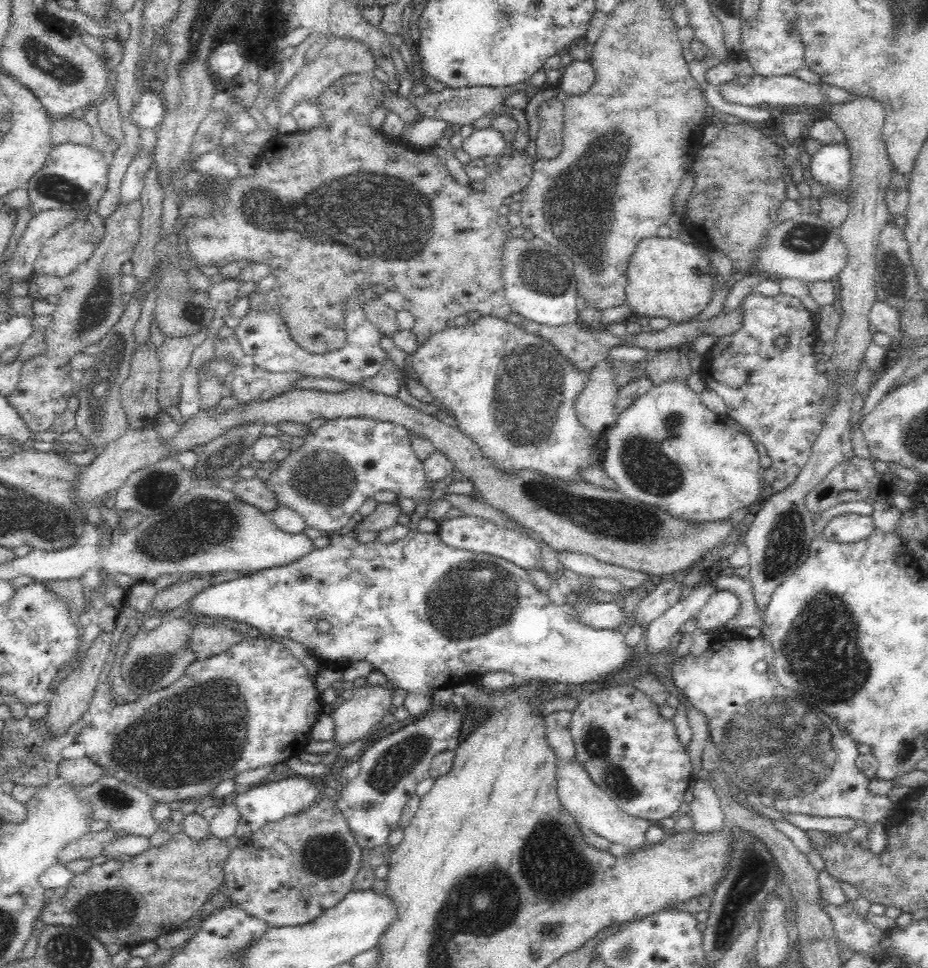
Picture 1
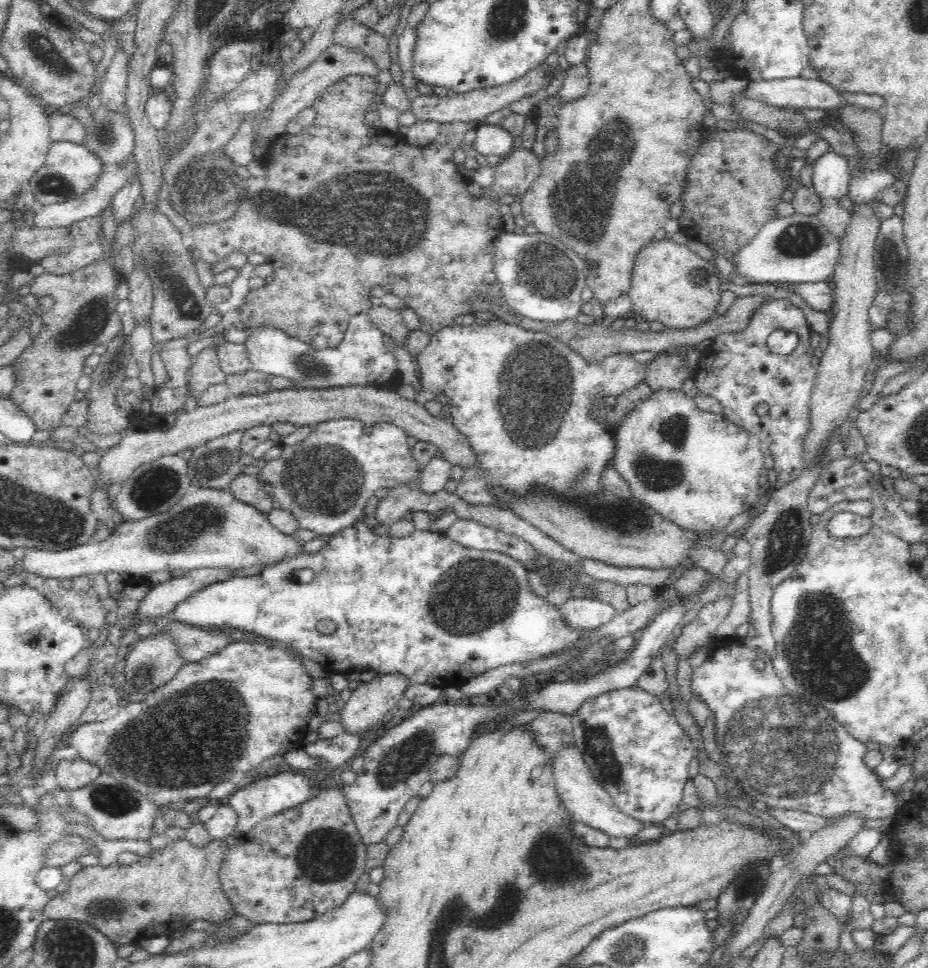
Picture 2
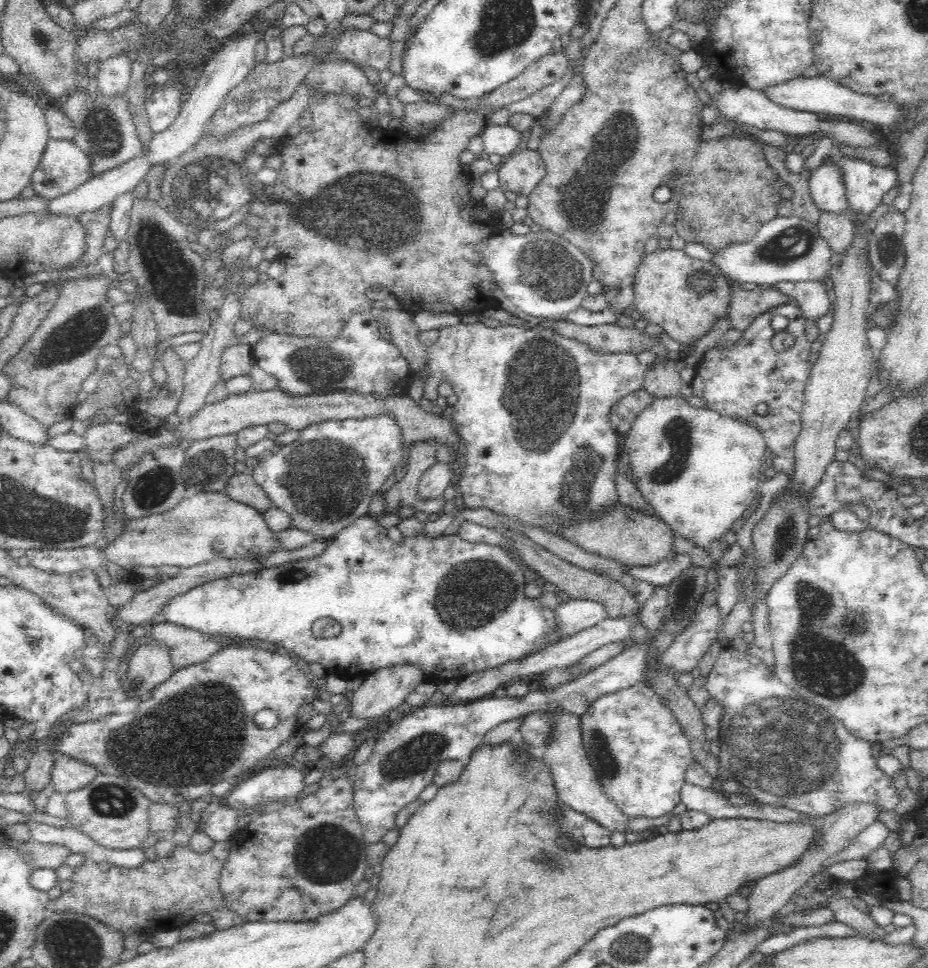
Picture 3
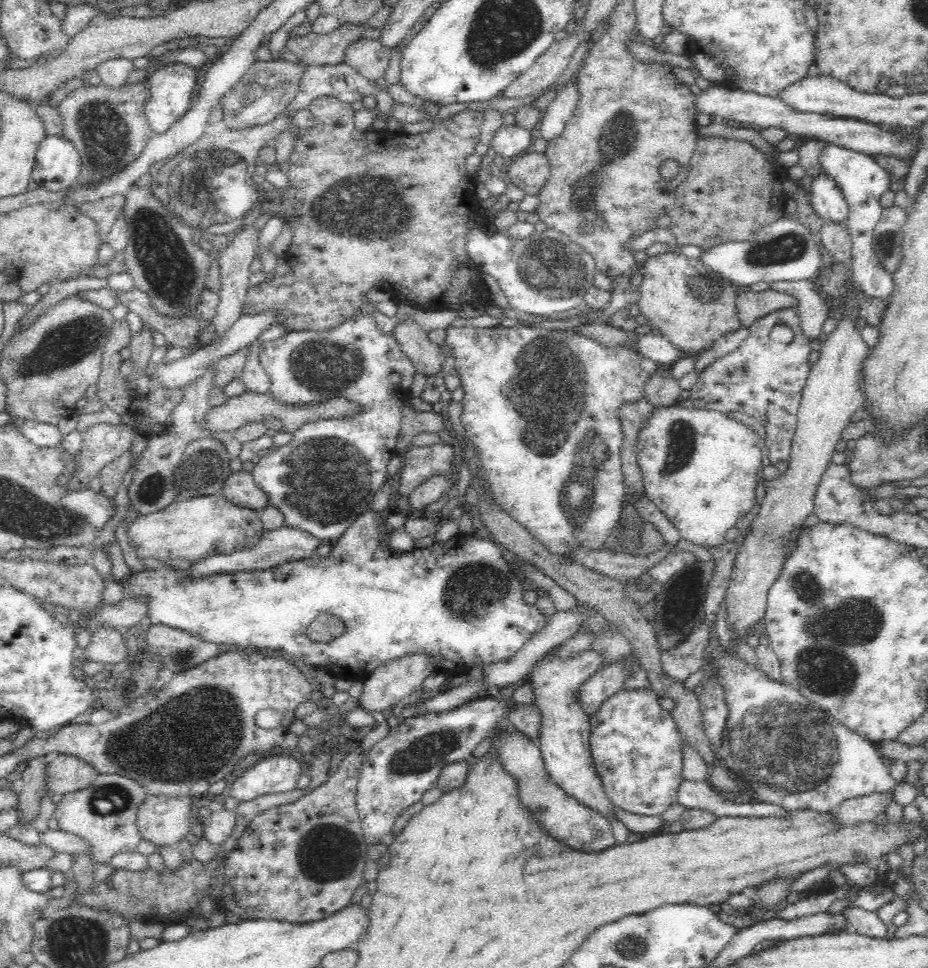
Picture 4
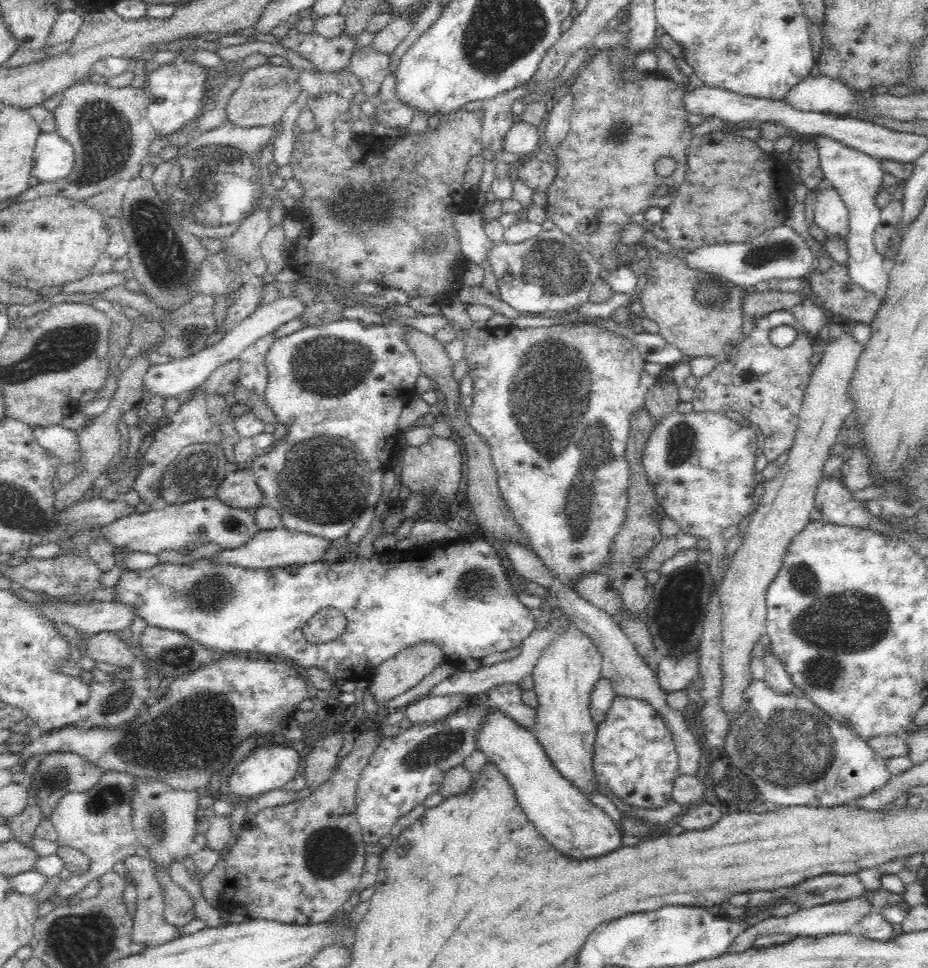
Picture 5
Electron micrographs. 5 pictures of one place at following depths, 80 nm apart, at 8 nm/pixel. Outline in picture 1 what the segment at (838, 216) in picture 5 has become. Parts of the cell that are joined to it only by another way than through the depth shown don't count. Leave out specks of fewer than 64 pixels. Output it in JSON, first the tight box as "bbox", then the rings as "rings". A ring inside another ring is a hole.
{"bbox":[811,142,851,191],"rings":[[[848,142],[822,144],[811,156],[812,176],[826,191],[847,191],[851,174],[851,153]]]}

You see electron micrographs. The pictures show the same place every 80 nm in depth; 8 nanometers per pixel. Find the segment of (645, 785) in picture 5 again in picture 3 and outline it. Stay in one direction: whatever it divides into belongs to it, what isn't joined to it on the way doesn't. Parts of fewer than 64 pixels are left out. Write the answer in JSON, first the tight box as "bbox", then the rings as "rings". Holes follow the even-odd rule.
{"bbox":[578,680,694,818],"rings":[[[643,680],[638,682],[638,684],[634,684],[634,686],[625,688],[624,690],[598,696],[596,700],[592,700],[590,704],[586,706],[586,710],[584,710],[582,714],[578,715],[578,729],[581,733],[582,747],[586,752],[586,757],[588,757],[588,760],[590,761],[598,780],[600,780],[601,785],[605,789],[606,794],[628,817],[660,818],[660,816],[670,813],[673,808],[680,803],[680,790],[682,785],[686,782],[686,769],[689,767],[689,764],[692,763],[692,760],[694,760],[690,741],[688,741],[688,738],[684,735],[678,719],[673,715],[673,712],[668,705],[662,705],[660,699],[661,696],[656,694],[652,687],[646,686]]]}

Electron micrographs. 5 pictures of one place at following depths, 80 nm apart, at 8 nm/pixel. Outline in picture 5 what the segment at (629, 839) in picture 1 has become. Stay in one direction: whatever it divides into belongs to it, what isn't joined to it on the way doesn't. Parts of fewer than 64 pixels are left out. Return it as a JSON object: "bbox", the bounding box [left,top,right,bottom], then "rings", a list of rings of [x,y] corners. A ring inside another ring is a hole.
{"bbox":[531,621,602,796],"rings":[[[570,621],[566,632],[562,632],[541,653],[531,675],[533,690],[538,697],[536,739],[558,774],[586,796],[598,792],[599,787],[593,771],[596,725],[590,717],[588,700],[590,692],[601,678],[602,662],[602,655],[595,644]]]}

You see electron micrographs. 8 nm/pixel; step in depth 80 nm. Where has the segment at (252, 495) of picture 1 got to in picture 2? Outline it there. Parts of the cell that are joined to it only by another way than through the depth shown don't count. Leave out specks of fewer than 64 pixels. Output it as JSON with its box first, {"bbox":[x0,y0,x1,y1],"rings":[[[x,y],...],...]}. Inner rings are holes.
{"bbox":[226,474,273,513],"rings":[[[239,474],[230,482],[226,492],[263,513],[269,513],[273,509],[272,497],[263,489],[256,475]]]}

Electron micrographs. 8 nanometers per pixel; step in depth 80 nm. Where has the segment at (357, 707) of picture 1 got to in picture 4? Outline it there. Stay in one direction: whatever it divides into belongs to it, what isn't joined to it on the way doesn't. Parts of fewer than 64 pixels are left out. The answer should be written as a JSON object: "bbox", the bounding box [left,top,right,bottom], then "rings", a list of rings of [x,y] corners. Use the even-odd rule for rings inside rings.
{"bbox":[358,654,435,714],"rings":[[[412,654],[412,656],[390,660],[363,678],[364,689],[358,698],[358,707],[370,714],[380,711],[389,714],[396,709],[396,706],[401,707],[402,698],[421,688],[422,683],[434,673],[435,669],[431,657],[424,654]]]}

